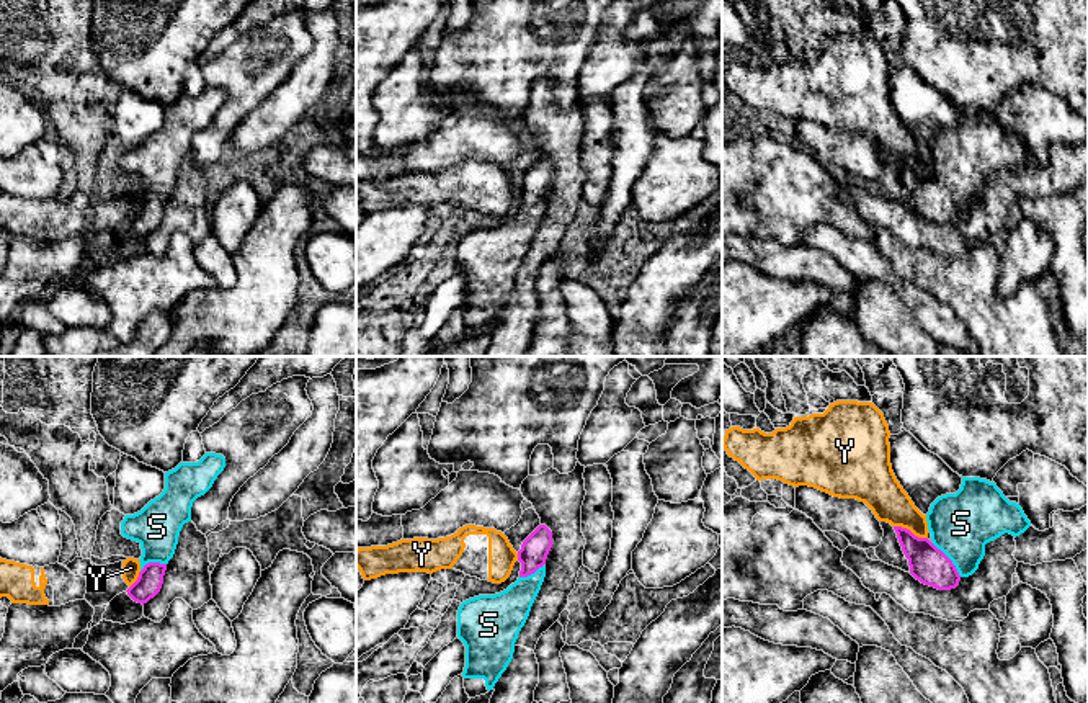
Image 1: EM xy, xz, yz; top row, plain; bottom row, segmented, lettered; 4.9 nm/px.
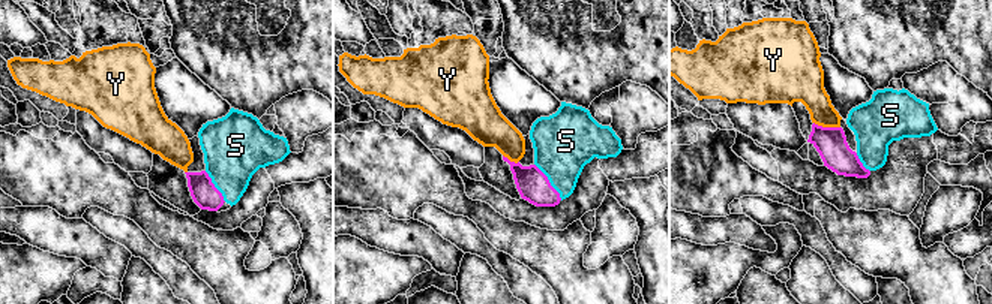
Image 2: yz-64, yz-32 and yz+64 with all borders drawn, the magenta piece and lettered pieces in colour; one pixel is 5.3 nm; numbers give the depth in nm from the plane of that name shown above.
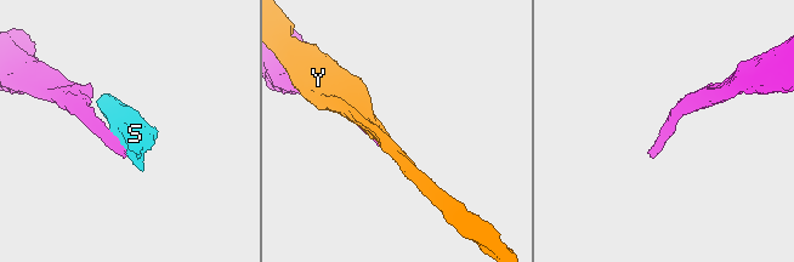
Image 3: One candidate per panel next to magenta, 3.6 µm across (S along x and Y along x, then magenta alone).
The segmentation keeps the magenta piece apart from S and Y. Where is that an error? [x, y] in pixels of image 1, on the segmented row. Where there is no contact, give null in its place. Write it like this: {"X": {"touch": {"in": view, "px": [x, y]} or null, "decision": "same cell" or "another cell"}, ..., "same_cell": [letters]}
{"S": {"touch": {"in": "yz", "px": [949, 559]}, "decision": "same cell"}, "Y": {"touch": {"in": "yz", "px": [909, 530]}, "decision": "another cell"}, "same_cell": ["S"]}

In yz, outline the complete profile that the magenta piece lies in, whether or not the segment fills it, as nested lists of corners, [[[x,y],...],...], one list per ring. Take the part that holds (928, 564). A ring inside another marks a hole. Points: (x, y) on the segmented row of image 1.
[[[962,477],[956,494],[938,497],[926,513],[931,538],[918,538],[910,530],[894,526],[910,574],[925,585],[951,590],[962,577],[972,575],[985,556],[985,544],[1005,533],[1014,538],[1024,533],[1031,522],[1016,502],[1010,502],[995,482],[980,477]]]

